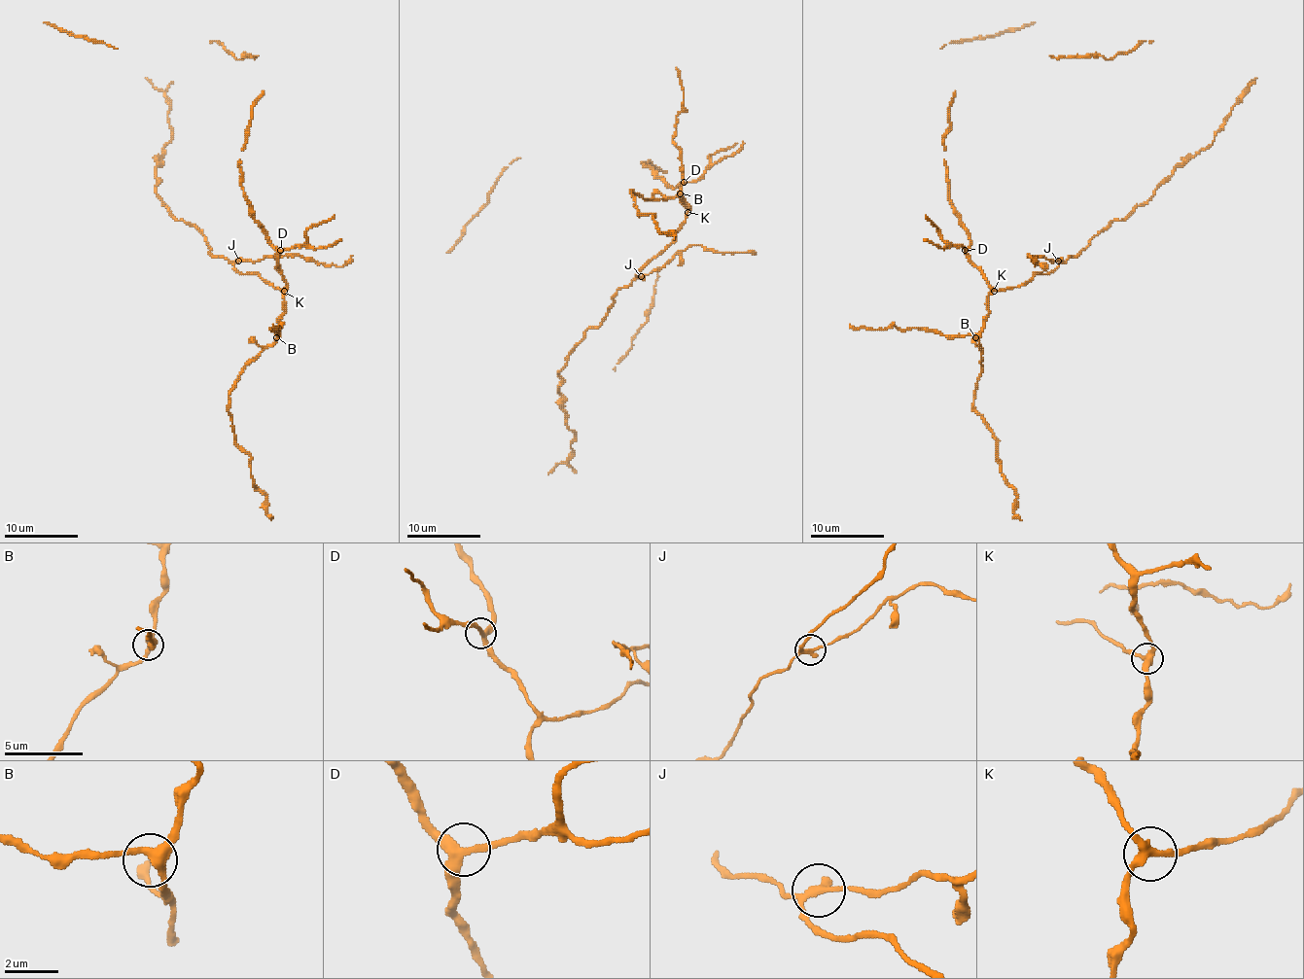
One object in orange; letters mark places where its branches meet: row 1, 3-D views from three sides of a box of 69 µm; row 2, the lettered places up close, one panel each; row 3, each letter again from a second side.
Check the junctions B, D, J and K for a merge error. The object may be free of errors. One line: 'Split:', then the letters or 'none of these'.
Split: J

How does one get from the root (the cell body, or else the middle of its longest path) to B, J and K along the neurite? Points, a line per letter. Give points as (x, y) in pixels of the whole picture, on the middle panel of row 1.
B: (680, 190), (680, 194), (688, 208), (680, 193)
J: (680, 190), (680, 194), (688, 206), (686, 223), (676, 237), (637, 274), (641, 276)
K: (680, 190), (680, 194), (688, 204), (687, 212)

